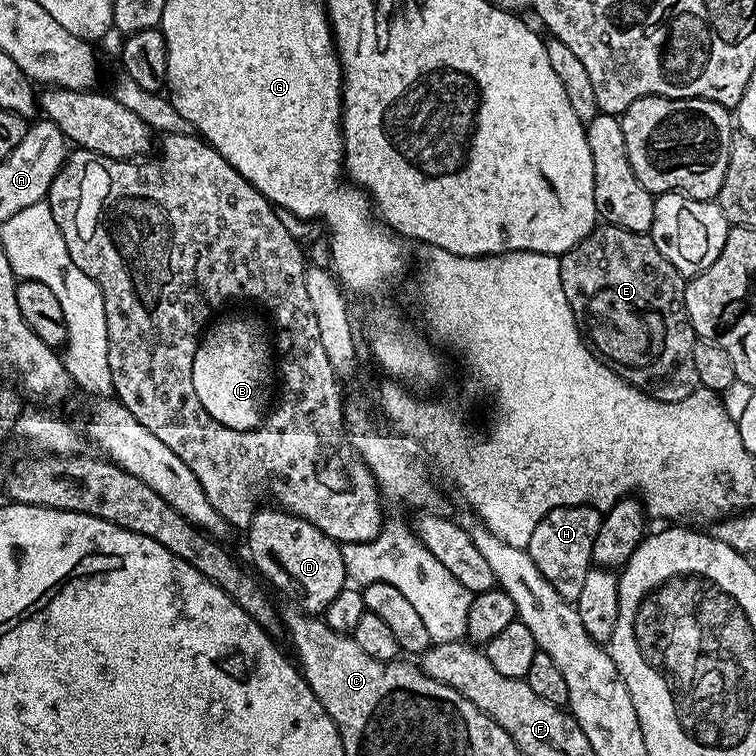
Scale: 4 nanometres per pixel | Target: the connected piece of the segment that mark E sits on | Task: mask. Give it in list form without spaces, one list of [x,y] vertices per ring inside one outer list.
[[[601,223],[581,244],[574,246],[560,257],[560,277],[562,278],[562,290],[566,290],[566,302],[570,302],[570,310],[576,315],[576,323],[580,325],[583,335],[590,341],[591,347],[595,349],[600,359],[608,363],[626,383],[633,384],[635,388],[640,388],[650,398],[662,402],[678,402],[698,387],[700,382],[698,370],[694,370],[694,346],[698,337],[696,331],[692,329],[692,323],[686,314],[684,305],[686,280],[681,272],[664,257],[662,250],[658,250],[658,246],[654,246],[651,235],[631,232],[613,224]]]

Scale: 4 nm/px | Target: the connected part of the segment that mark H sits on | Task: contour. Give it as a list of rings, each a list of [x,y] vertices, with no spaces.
[[[571,504],[565,508],[555,508],[534,526],[534,534],[530,534],[530,542],[526,550],[542,570],[542,578],[562,594],[562,598],[575,601],[578,594],[582,594],[582,585],[586,582],[586,574],[594,567],[592,563],[592,551],[594,550],[594,538],[598,534],[598,526],[602,519],[599,508],[593,508],[591,504]]]

